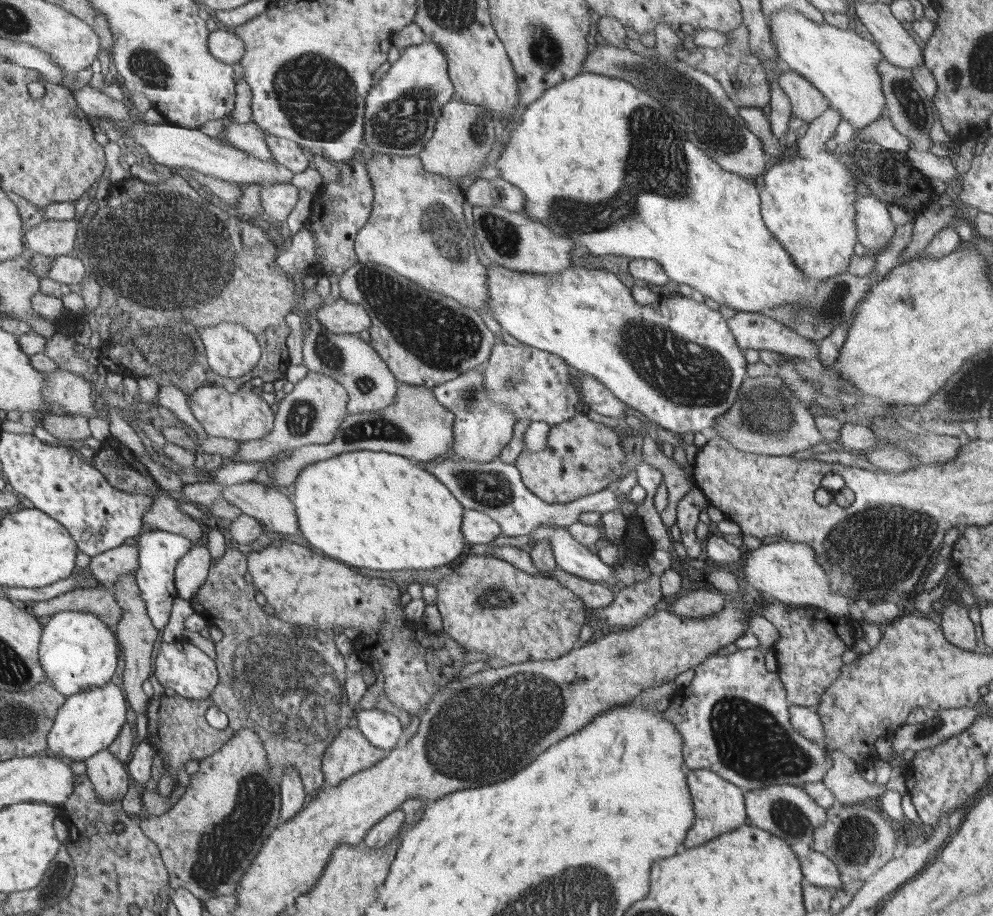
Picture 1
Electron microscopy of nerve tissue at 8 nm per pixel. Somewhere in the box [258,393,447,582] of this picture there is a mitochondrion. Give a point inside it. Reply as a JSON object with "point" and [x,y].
{"point":[375,429]}

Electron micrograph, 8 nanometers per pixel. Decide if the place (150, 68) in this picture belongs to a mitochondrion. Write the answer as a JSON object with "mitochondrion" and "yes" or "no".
{"mitochondrion":"yes"}

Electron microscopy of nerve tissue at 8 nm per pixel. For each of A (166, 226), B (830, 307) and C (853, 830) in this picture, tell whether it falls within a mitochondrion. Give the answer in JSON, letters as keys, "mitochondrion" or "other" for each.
{"A":"mitochondrion","B":"mitochondrion","C":"mitochondrion"}

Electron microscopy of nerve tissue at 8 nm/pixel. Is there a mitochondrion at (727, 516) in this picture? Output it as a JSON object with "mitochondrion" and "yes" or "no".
{"mitochondrion":"no"}

